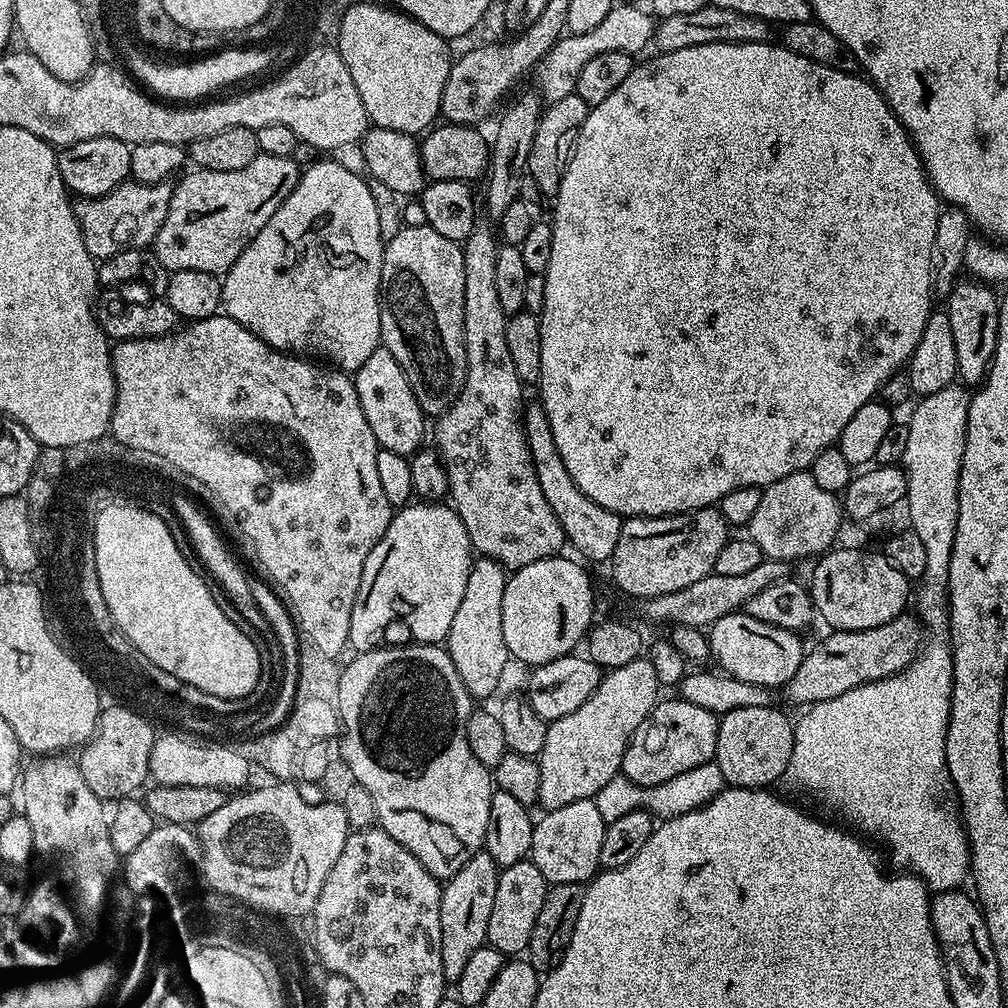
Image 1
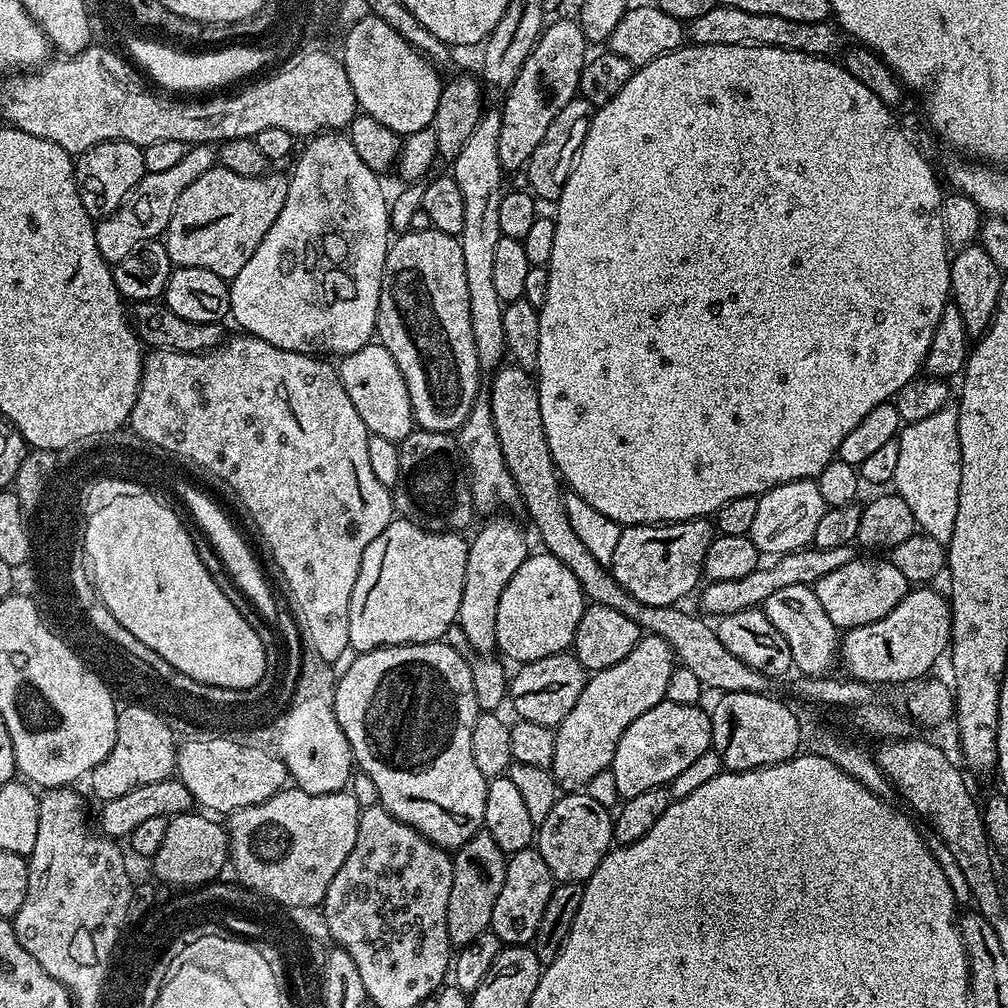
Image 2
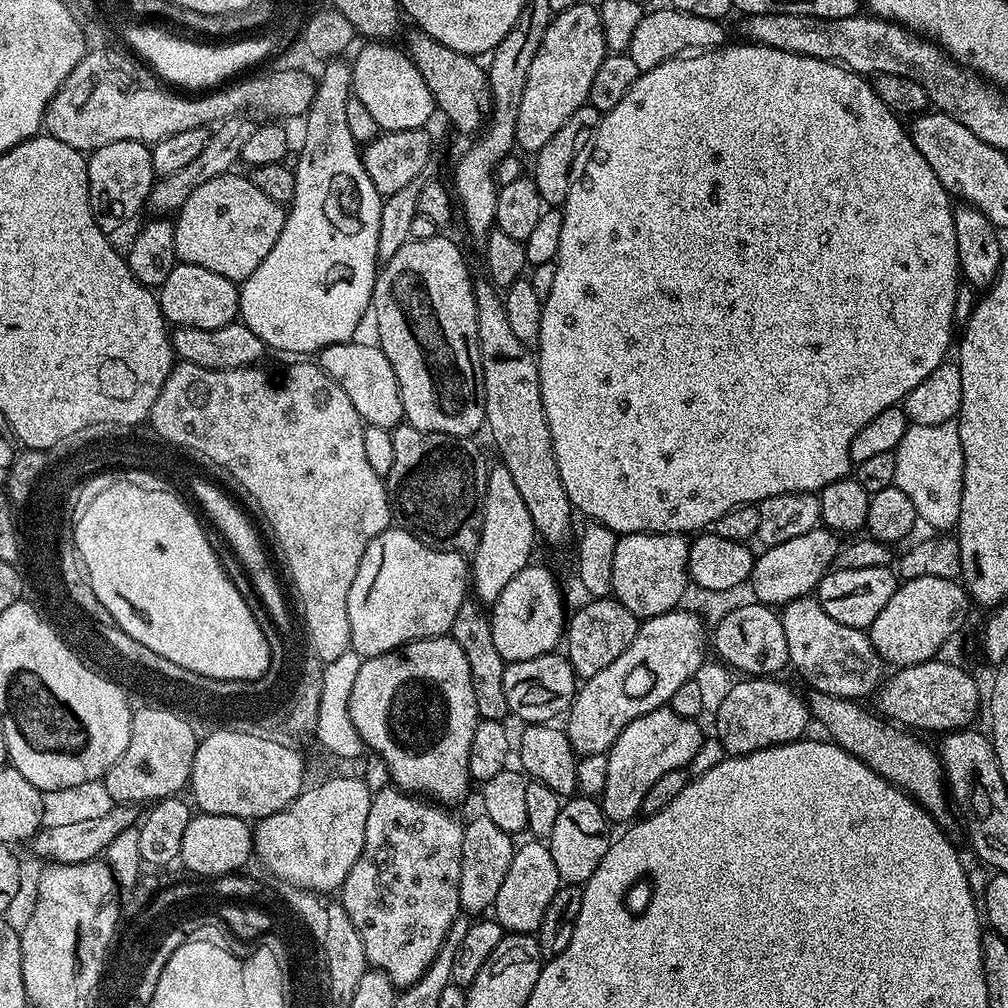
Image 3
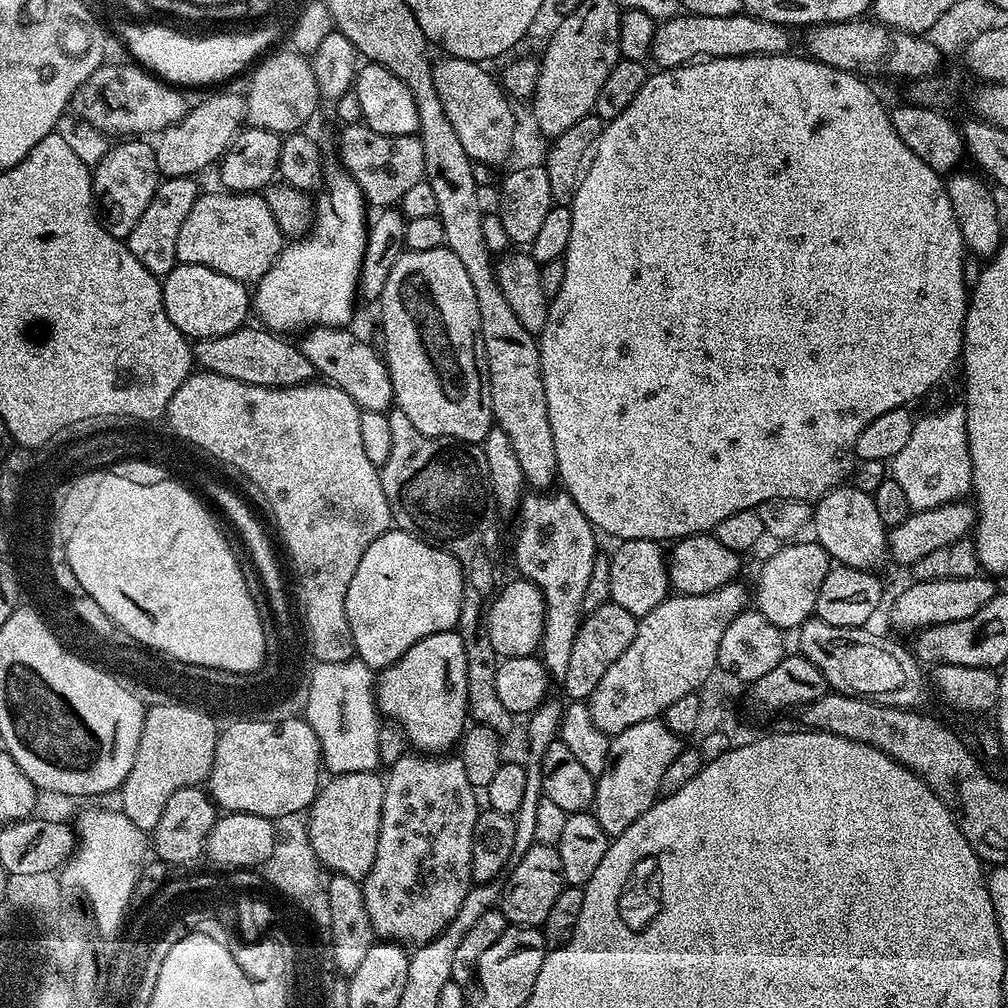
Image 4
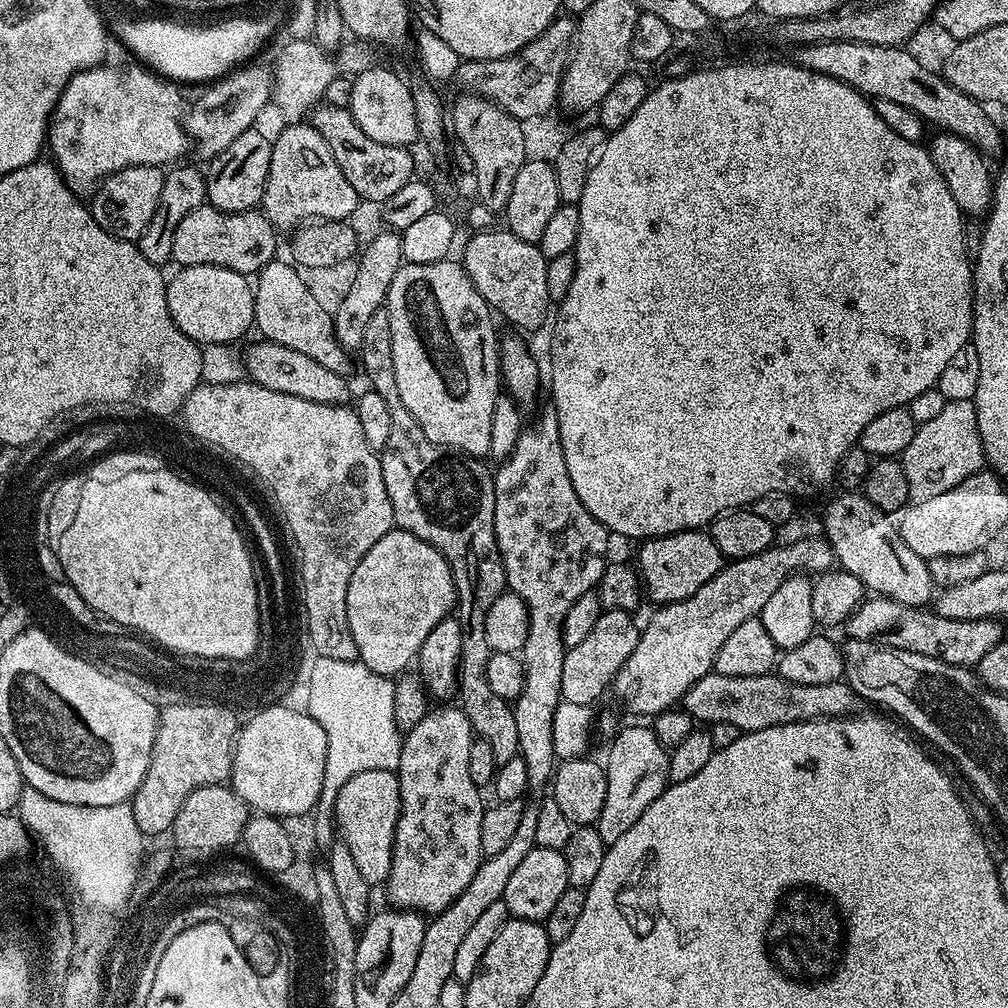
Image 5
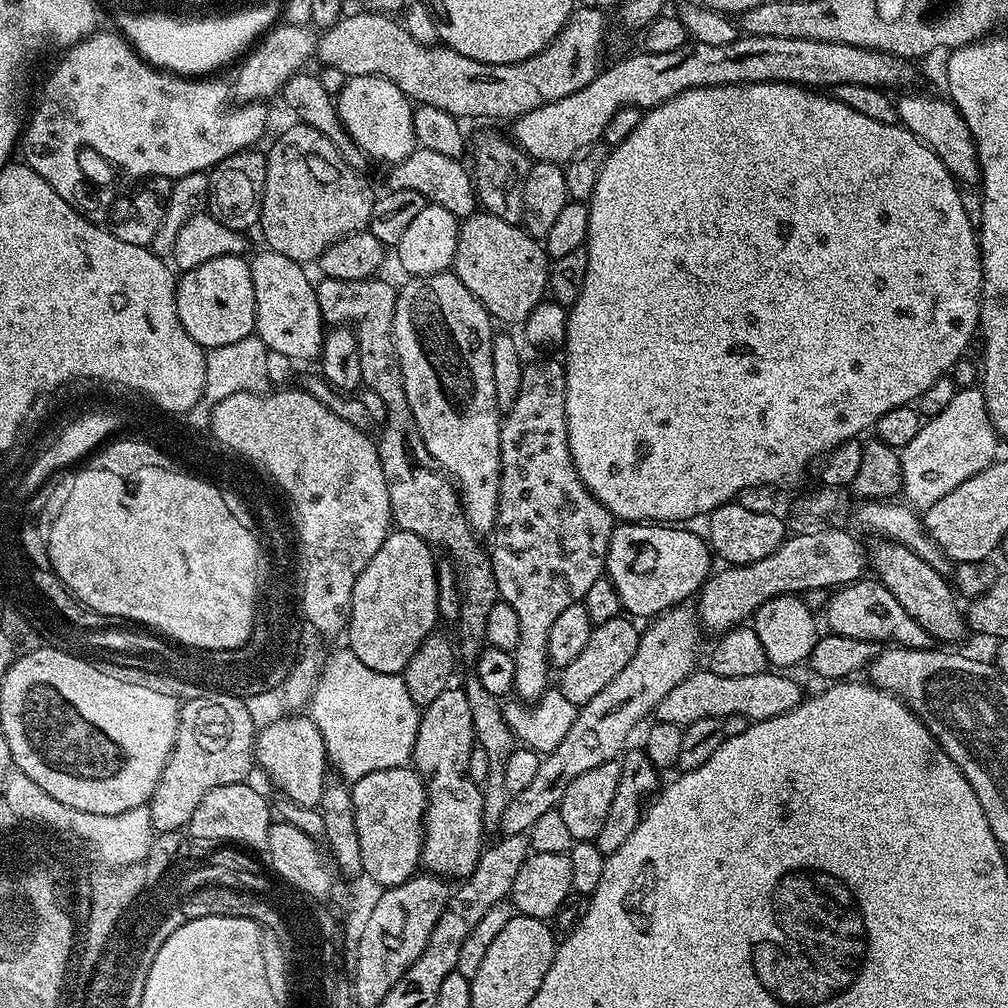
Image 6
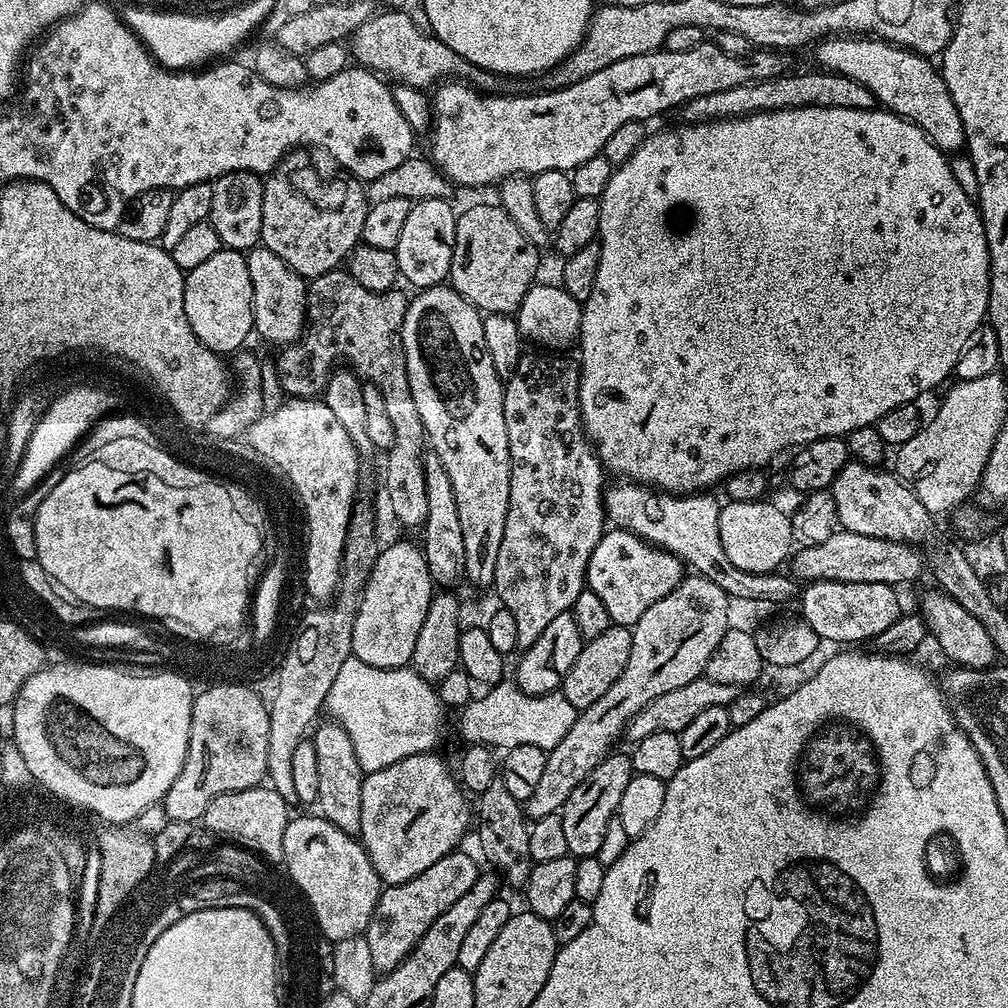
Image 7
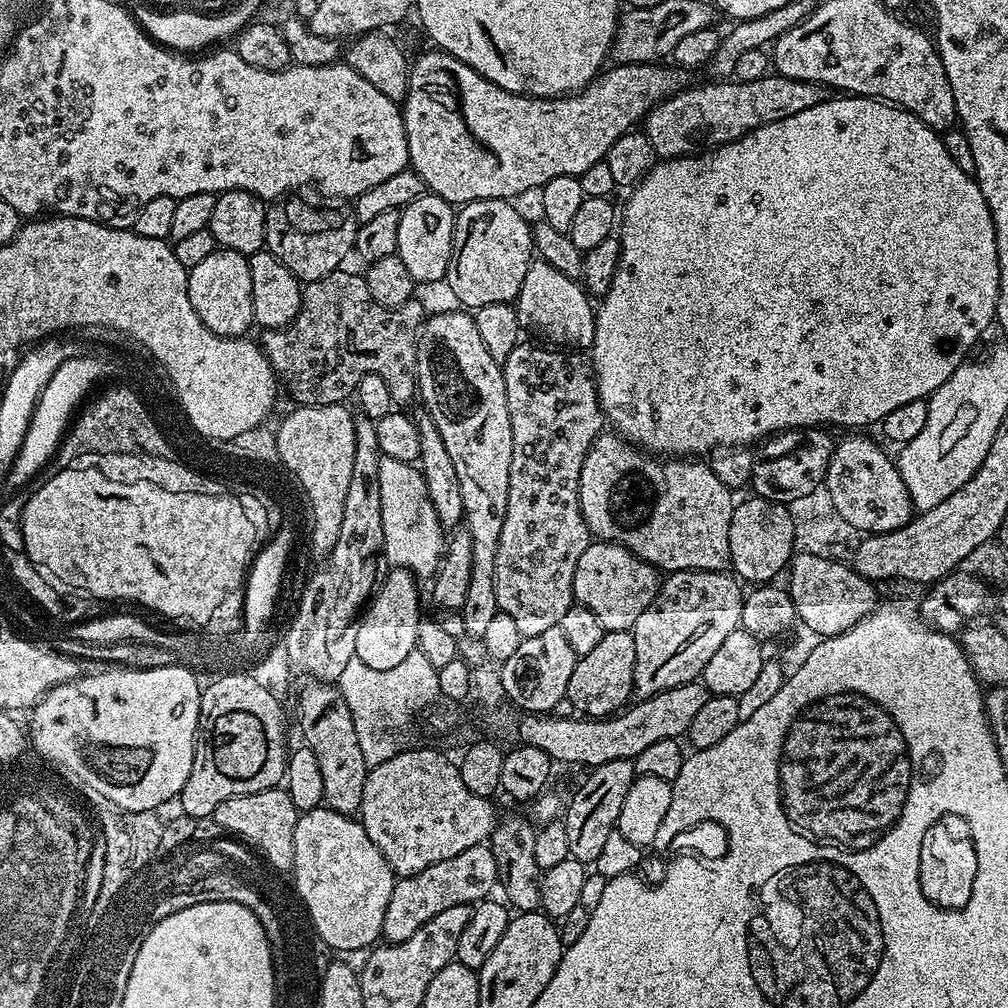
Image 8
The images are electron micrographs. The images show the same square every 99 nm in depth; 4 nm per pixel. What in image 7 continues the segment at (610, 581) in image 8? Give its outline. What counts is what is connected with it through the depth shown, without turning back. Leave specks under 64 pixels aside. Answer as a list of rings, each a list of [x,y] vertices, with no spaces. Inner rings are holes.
[[[613,527],[594,546],[588,563],[587,591],[598,594],[613,624],[631,626],[684,580],[686,566],[674,554],[647,544],[632,532]]]

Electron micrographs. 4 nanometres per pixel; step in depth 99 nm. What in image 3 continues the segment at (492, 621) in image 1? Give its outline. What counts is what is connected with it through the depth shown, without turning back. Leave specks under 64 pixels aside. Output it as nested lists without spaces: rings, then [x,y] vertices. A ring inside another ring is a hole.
[[[493,463],[488,470],[482,534],[475,552],[470,556],[470,588],[481,605],[495,604],[502,590],[506,590],[506,585],[514,579],[514,574],[528,567],[533,559],[532,547],[535,544],[538,544],[536,527],[518,486],[514,486],[510,470],[506,470],[504,464]]]

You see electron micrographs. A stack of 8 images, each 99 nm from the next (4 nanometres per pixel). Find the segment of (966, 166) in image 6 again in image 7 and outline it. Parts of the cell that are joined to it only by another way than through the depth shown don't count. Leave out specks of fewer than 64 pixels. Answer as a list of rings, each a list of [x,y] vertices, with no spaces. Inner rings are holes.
[[[872,34],[830,35],[821,39],[815,48],[816,60],[820,63],[817,65],[821,69],[862,82],[887,111],[917,124],[939,152],[960,154],[965,151],[968,139],[962,126],[962,114],[958,114],[958,106],[954,106],[943,71],[937,65],[935,68],[929,57]]]

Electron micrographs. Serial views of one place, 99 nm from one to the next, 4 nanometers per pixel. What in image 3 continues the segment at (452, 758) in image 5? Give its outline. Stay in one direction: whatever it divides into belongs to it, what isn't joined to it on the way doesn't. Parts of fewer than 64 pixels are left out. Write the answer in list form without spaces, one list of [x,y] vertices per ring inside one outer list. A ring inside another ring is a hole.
[[[389,786],[372,794],[370,815],[366,817],[366,838],[362,854],[354,862],[354,870],[346,874],[344,885],[338,889],[338,903],[350,914],[350,922],[360,932],[362,947],[369,965],[385,972],[397,989],[408,988],[436,960],[438,950],[450,930],[453,920],[461,915],[458,882],[462,878],[462,834],[464,824],[451,816],[447,807],[429,802],[416,794]]]

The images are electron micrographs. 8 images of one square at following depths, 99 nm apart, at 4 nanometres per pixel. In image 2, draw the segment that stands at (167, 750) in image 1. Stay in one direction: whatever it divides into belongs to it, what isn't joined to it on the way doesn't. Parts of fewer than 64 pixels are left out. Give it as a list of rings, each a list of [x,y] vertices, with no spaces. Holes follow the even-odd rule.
[[[208,734],[203,744],[191,744],[188,740],[186,745],[184,752],[176,755],[175,775],[184,783],[193,801],[209,813],[231,814],[246,806],[261,804],[289,783],[286,766],[276,753],[246,746],[239,739],[227,740],[224,736]]]

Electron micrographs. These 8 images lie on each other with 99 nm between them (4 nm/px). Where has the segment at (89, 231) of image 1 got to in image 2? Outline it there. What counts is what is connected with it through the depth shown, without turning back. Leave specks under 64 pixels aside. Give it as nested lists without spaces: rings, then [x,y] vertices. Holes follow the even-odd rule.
[[[194,144],[185,147],[178,166],[169,166],[167,170],[157,172],[145,172],[144,177],[138,182],[138,186],[134,186],[134,190],[130,190],[130,194],[126,194],[124,201],[111,214],[96,224],[96,241],[102,258],[107,260],[109,265],[117,264],[122,258],[129,256],[135,248],[147,244],[149,240],[163,237],[168,231],[168,223],[174,214],[174,206],[178,202],[178,198],[182,198],[182,190],[186,190],[186,186],[190,186],[196,179],[202,178],[202,174],[206,174],[206,170],[217,167],[217,164],[218,152],[213,145]]]

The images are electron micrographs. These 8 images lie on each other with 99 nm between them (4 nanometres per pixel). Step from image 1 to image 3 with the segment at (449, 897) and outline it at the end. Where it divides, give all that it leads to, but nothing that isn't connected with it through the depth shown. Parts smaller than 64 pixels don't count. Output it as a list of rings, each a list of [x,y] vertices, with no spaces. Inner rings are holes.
[[[477,814],[472,821],[464,824],[462,834],[462,878],[458,882],[458,898],[460,907],[468,914],[484,914],[493,907],[498,898],[498,889],[502,886],[502,878],[506,878],[506,870],[510,870],[510,862],[514,851],[513,837],[494,826],[490,818]]]

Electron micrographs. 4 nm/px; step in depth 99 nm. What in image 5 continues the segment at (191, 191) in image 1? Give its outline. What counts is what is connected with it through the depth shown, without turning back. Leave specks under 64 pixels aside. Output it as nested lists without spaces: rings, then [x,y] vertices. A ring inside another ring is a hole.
[[[206,202],[198,210],[190,210],[190,214],[182,218],[178,230],[174,230],[172,260],[178,262],[180,268],[209,264],[251,277],[277,259],[276,239],[278,233],[263,211],[223,212]]]

